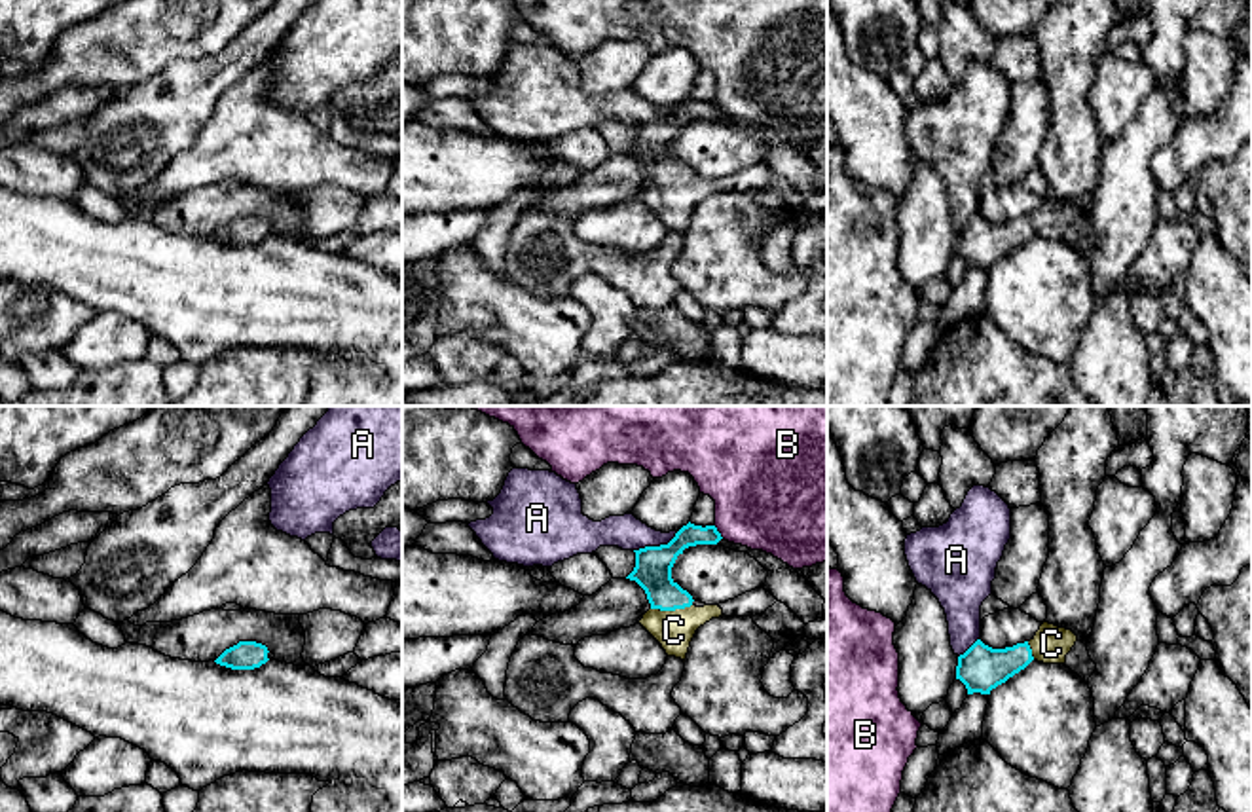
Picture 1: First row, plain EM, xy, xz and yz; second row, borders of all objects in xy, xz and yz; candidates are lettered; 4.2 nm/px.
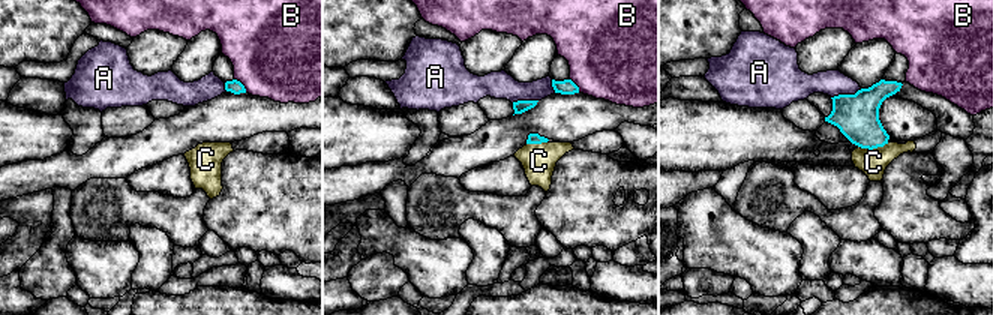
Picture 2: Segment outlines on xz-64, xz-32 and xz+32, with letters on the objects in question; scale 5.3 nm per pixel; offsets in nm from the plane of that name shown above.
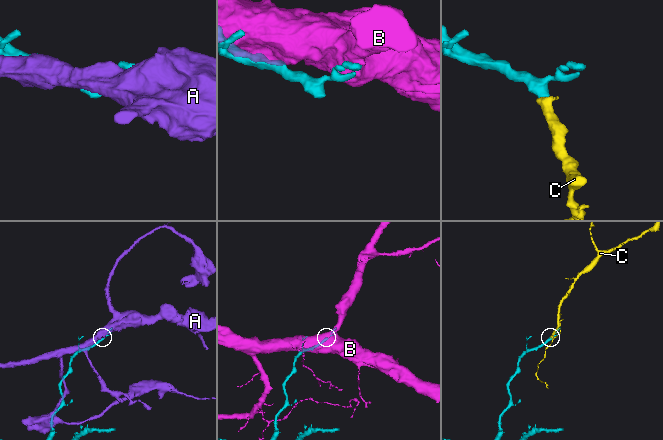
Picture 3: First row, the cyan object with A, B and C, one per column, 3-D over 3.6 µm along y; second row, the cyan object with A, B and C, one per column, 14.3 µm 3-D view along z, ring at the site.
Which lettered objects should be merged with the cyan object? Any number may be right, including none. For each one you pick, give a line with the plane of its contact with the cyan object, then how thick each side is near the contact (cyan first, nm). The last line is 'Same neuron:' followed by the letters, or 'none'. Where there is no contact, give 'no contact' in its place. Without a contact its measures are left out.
C: meets cyan in xz; 160 nm thick on the cyan side, 170 nm on the other
Same neuron: C

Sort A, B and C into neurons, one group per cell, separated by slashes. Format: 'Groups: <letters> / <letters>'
Groups: A / B / C

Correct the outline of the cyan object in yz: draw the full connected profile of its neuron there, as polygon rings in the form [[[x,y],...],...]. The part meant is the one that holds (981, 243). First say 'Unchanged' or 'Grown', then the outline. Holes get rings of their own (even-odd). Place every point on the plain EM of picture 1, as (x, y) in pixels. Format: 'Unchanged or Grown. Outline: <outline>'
Grown. Outline: [[[1043,197],[1030,216],[1005,224],[992,224],[977,214],[958,231],[956,254],[966,260],[967,269],[990,269],[992,264],[1024,245],[1032,235],[1064,239],[1076,216],[1077,211],[1072,205],[1049,197]]]

